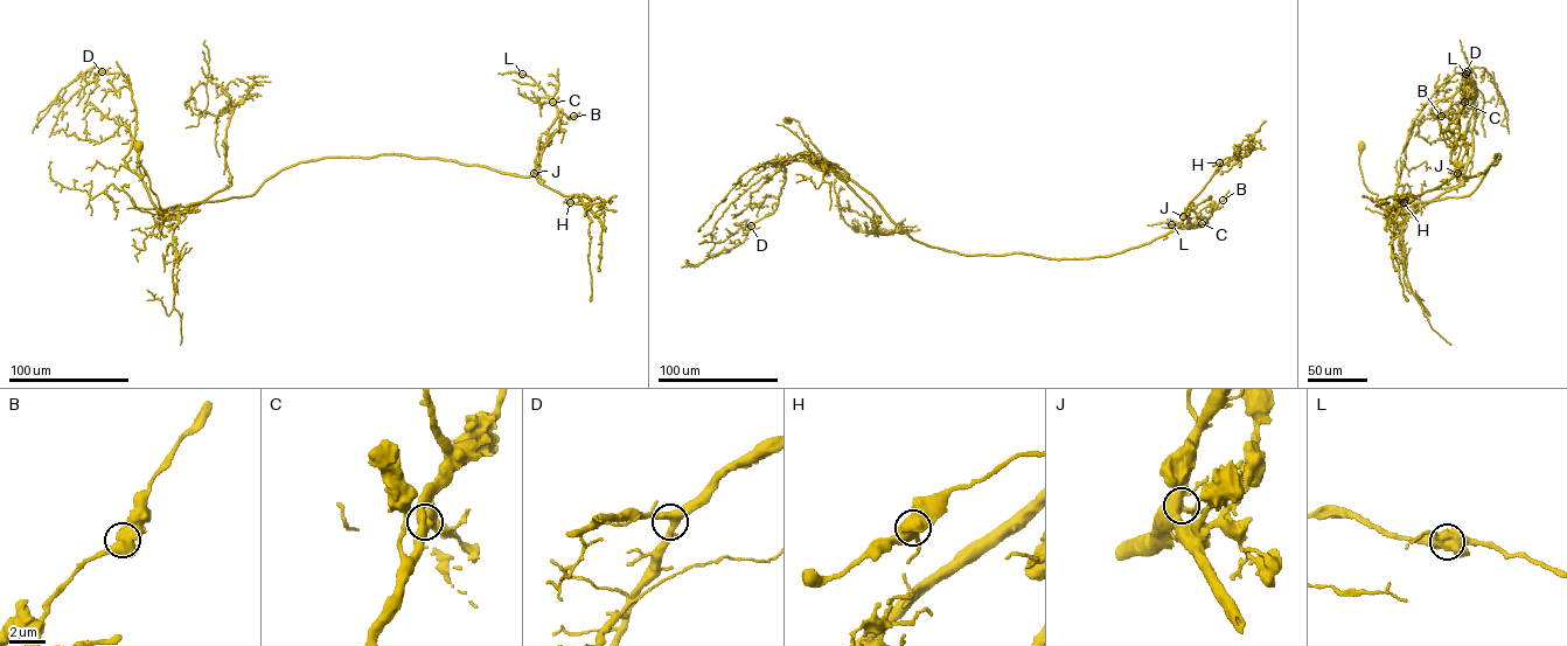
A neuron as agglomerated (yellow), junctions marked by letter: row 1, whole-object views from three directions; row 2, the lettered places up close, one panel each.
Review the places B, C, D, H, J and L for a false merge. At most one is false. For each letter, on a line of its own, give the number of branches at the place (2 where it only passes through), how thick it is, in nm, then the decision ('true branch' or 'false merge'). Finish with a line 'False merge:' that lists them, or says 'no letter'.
B: 3 | 600 nm | true branch
C: 3 | 440 nm | true branch
D: 4 | 420 nm | true branch
H: 3 | 550 nm | true branch
J: 4 | 460 nm | true branch
L: 4 | 750 nm | true branch
False merge: no letter

